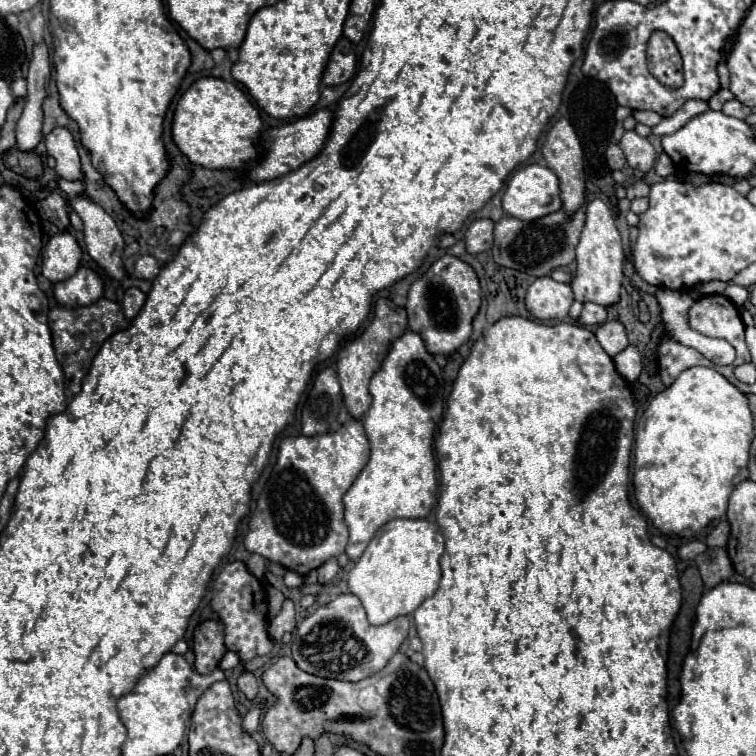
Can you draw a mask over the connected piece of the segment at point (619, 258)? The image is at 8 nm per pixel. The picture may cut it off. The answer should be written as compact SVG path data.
M598 198L592 200L586 208L586 224L580 234L580 242L576 246L576 262L578 270L572 280L572 290L578 302L594 302L600 306L612 306L620 302L620 290L624 280L622 274L624 246L610 206Z

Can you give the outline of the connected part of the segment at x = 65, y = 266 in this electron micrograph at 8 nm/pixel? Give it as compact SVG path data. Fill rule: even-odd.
M68 232L56 234L48 240L42 252L42 274L50 282L62 282L76 274L82 260L82 250Z

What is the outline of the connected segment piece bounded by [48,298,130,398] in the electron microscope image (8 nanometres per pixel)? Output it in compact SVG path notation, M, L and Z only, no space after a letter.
M100 298L94 304L82 306L82 308L64 308L64 306L52 308L48 314L48 326L52 330L56 360L60 362L64 378L66 378L66 396L72 398L80 392L82 378L88 374L92 358L98 354L100 346L112 334L116 334L116 330L128 328L130 320L124 316L120 304L106 300L106 298Z

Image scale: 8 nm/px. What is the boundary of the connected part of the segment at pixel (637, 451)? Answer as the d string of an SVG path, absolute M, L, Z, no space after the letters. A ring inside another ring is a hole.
M712 368L684 370L672 386L656 394L637 422L634 440L634 498L650 522L664 534L690 538L712 520L726 514L734 486L748 478L748 450L754 440L754 424L746 396Z

